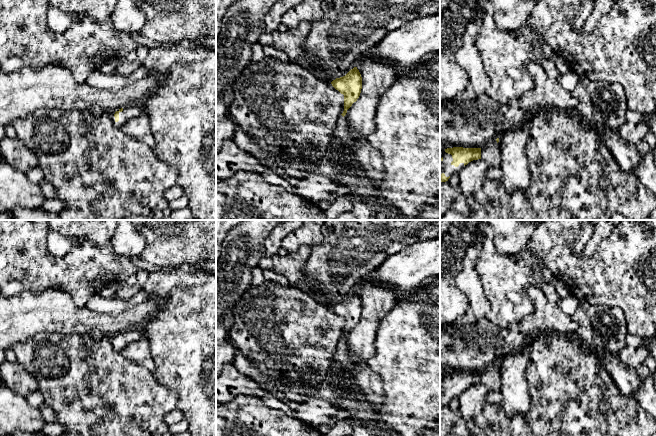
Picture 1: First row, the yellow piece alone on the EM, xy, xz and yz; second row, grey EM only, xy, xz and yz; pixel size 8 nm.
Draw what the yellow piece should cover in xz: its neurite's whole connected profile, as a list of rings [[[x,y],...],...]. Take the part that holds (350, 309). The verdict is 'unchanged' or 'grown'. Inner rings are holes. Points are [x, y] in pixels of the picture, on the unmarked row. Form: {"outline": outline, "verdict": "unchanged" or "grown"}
{"outline": [[[354,291],[345,300],[333,304],[331,308],[344,319],[344,335],[338,343],[334,363],[352,372],[357,389],[365,396],[373,409],[380,413],[384,398],[381,379],[371,370],[367,363],[355,362],[348,351],[347,334],[360,320],[362,313],[361,298],[357,291]]], "verdict": "grown"}

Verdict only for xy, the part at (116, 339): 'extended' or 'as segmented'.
extended

